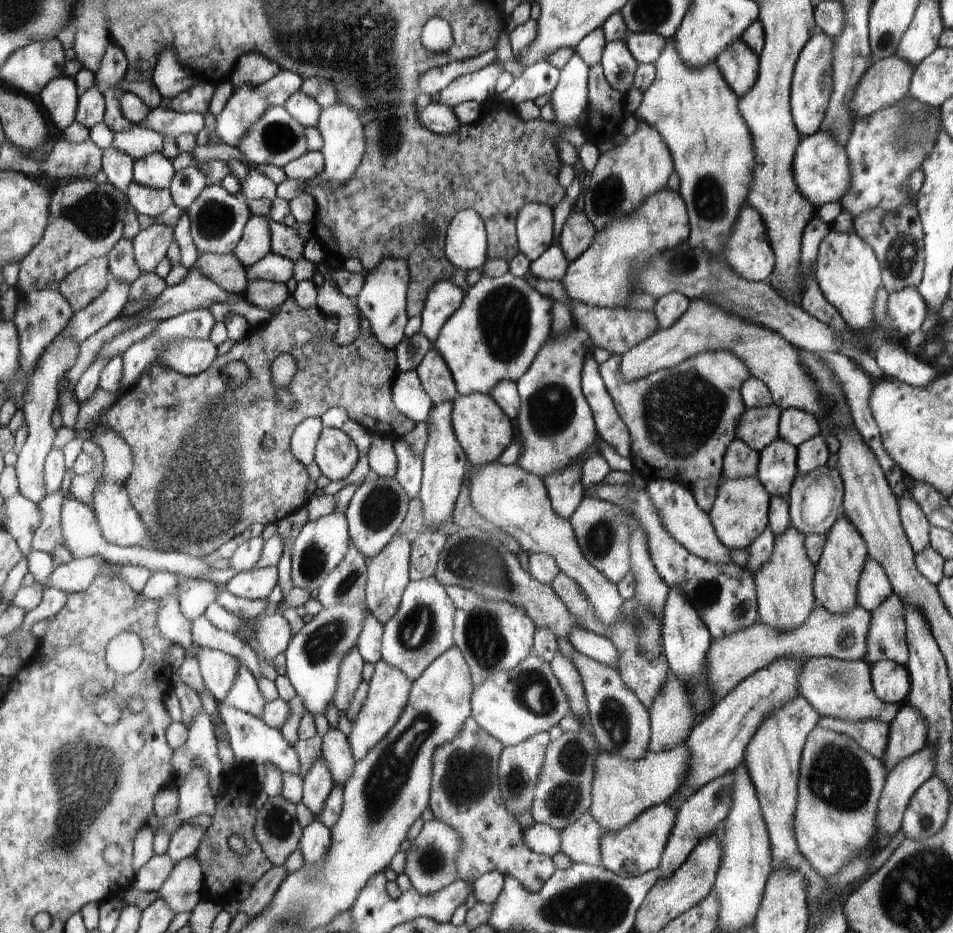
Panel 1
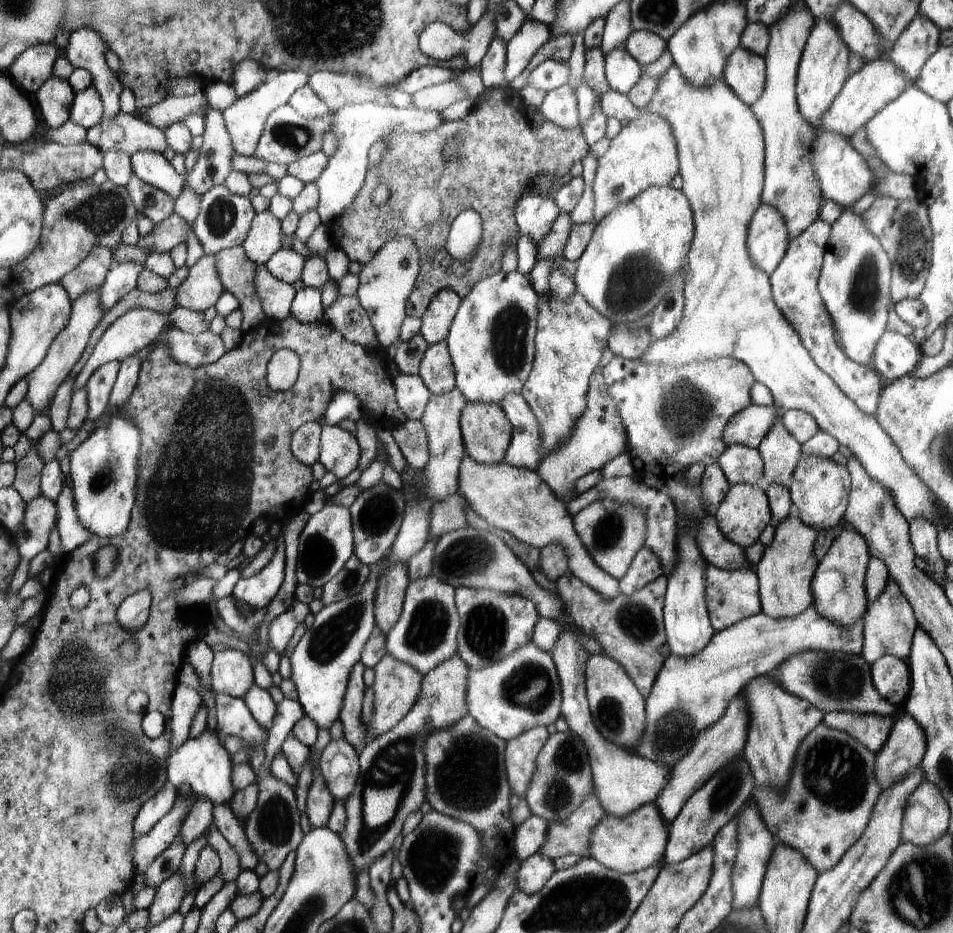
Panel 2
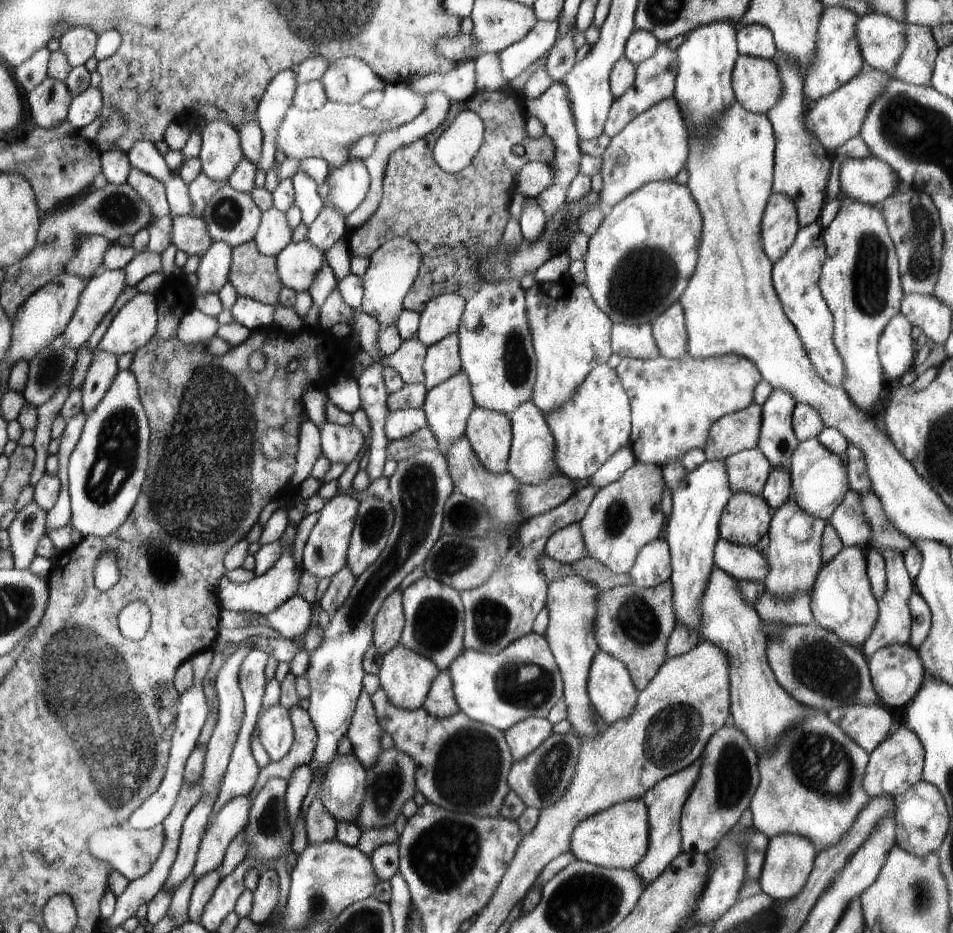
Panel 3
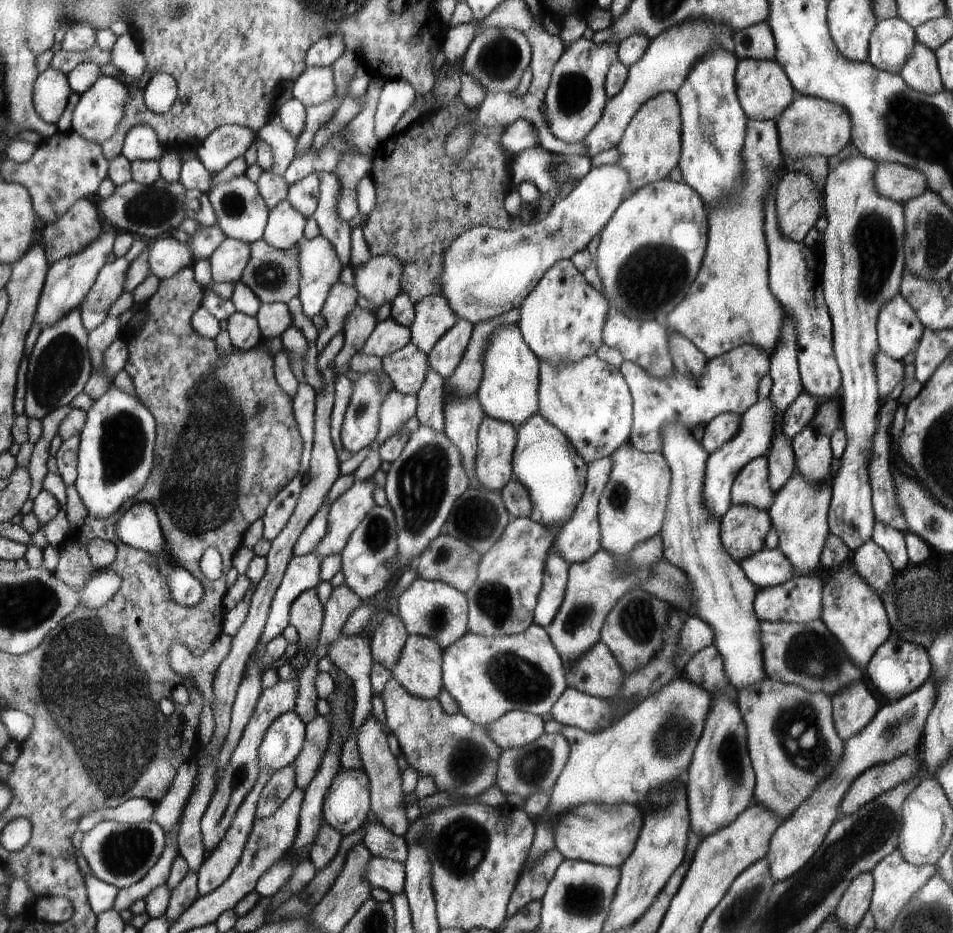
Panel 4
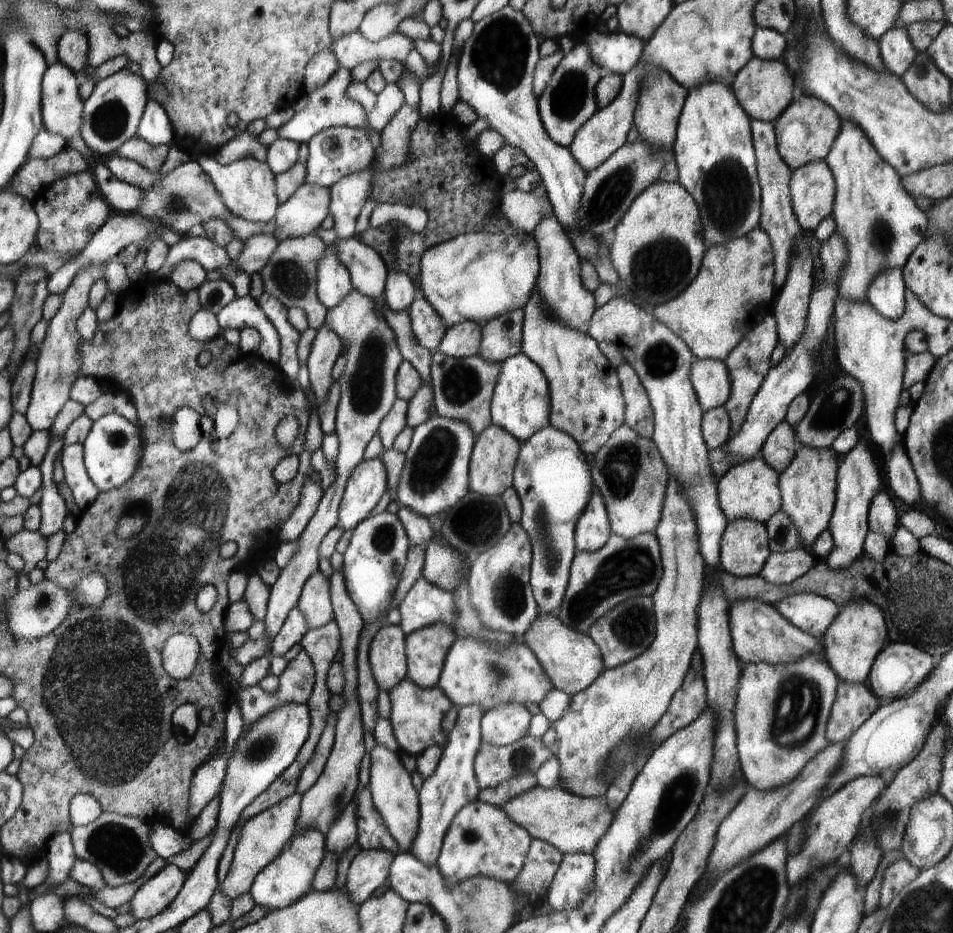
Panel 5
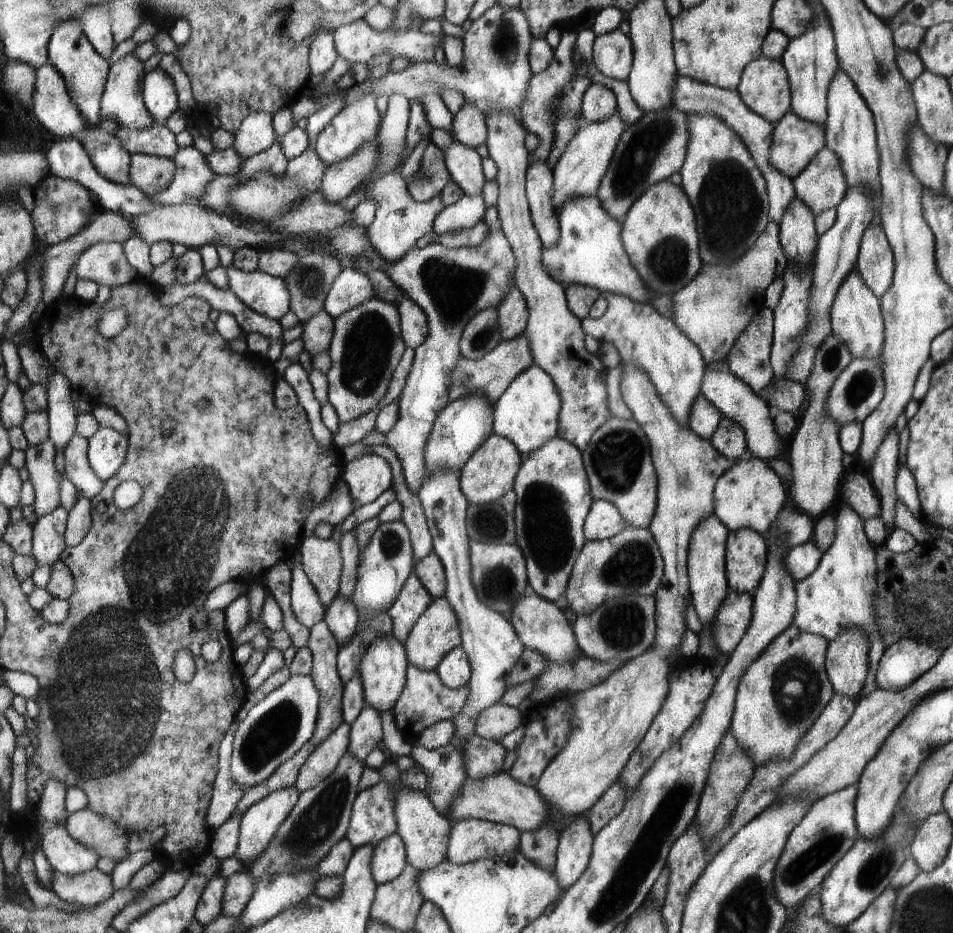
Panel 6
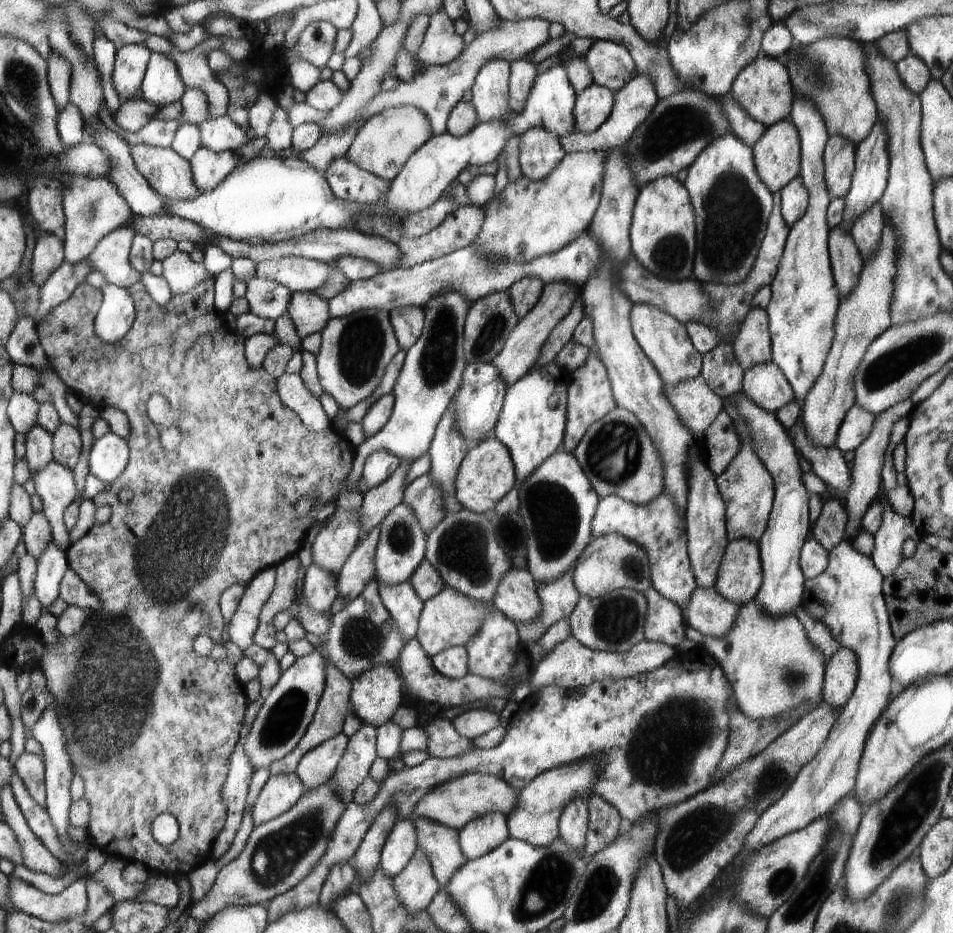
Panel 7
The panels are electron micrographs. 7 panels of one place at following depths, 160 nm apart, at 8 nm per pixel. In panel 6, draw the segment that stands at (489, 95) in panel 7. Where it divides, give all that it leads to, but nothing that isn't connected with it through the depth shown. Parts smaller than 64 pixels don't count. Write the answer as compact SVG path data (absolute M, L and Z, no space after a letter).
M504 109L486 115L485 121L485 145L498 168L496 182L499 184L499 198L495 207L499 212L501 229L510 241L517 260L514 286L520 289L526 299L529 312L524 334L529 338L535 364L551 375L563 401L558 436L582 451L590 444L595 430L612 418L605 385L607 369L596 353L591 354L584 347L586 334L582 320L568 308L566 288L554 281L542 262L544 244L535 229L530 203L527 201L527 166L530 154L526 149L528 130L510 111Z

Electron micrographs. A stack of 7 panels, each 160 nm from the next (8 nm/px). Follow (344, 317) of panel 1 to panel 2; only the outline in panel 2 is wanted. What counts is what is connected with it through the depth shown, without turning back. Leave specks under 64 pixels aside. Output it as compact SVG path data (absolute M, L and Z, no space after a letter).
M336 294L334 302L330 306L325 306L323 318L346 342L372 348L379 347L368 314L360 306L356 295Z

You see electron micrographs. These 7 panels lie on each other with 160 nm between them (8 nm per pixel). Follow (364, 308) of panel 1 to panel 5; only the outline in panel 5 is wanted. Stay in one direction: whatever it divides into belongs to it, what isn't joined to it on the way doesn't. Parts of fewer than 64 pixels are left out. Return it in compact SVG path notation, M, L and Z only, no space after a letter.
M357 236L334 242L335 254L351 273L353 290L360 291L375 301L383 296L388 268L383 258Z

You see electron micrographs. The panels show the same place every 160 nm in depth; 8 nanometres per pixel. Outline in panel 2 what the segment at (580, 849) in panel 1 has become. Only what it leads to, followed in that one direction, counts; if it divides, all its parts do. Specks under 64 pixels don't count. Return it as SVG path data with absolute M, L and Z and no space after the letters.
M593 791L567 821L549 824L548 838L544 846L540 846L539 854L552 861L570 854L591 857L592 832L605 816L600 796Z

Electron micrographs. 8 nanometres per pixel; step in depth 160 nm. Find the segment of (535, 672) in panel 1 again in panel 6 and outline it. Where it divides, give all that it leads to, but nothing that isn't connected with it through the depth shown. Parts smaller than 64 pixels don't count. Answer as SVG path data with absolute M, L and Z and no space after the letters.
M460 646L452 649L435 670L443 683L451 689L462 689L470 684L472 667L467 652Z

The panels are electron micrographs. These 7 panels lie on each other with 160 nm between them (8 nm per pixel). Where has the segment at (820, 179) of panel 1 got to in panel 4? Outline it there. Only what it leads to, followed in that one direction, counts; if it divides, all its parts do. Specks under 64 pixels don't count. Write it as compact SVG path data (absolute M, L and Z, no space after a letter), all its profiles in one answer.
M876 163L875 184L878 196L904 203L920 197L927 190L927 179L918 170L897 163Z

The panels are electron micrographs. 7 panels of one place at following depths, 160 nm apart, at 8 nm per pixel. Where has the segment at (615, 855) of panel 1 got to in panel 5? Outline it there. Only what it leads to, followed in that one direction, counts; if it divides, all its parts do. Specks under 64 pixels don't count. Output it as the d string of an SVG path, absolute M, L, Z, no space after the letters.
M539 784L530 792L519 794L498 808L506 811L510 819L528 830L531 837L551 843L564 854L594 854L598 842L608 833L616 818L616 808L610 808L606 796L584 798L573 795L560 786L545 789Z

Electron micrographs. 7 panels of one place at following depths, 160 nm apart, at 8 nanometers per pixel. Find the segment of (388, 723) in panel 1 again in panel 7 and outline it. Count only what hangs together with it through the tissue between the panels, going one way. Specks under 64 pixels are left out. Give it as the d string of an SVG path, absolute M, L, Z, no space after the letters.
M447 586L436 597L423 602L423 613L419 618L419 631L415 638L431 658L453 645L466 647L483 627L487 611L491 608L494 608L491 604L476 601Z

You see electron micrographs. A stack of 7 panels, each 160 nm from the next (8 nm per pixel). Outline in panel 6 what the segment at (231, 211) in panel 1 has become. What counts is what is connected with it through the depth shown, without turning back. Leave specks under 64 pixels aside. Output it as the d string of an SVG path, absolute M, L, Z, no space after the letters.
M277 138L271 147L244 160L241 176L256 177L260 173L270 173L279 177L284 174L287 161L287 155L284 154L283 146Z

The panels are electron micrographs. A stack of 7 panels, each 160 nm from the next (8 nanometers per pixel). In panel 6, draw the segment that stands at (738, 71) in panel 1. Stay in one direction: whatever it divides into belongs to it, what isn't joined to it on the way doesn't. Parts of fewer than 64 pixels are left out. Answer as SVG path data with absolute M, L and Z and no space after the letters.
M764 56L748 64L737 91L742 102L773 127L790 110L790 79L780 61Z

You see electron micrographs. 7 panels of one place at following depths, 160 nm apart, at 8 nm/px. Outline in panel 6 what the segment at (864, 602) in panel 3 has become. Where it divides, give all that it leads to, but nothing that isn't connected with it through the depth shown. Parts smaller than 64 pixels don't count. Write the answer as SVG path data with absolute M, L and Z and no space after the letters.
M848 629L830 642L827 674L835 694L856 698L862 694L870 664L871 642L863 631Z

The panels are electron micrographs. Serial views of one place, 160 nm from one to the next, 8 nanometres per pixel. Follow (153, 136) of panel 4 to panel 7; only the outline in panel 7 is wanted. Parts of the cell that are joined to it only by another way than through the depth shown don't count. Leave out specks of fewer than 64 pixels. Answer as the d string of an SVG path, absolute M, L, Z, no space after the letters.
M155 53L143 84L144 97L162 107L176 104L185 94L184 82L178 64L166 54Z

